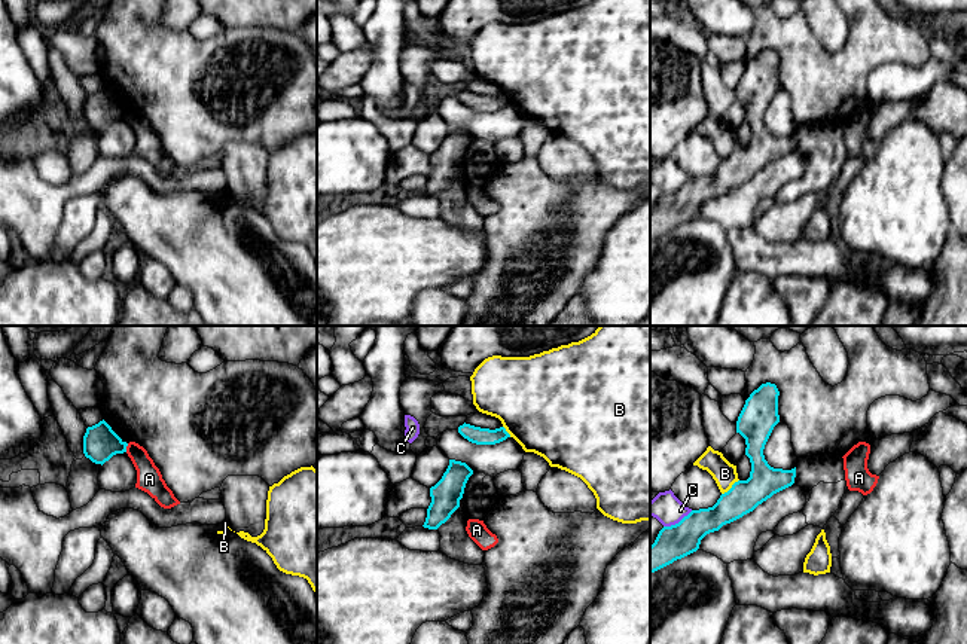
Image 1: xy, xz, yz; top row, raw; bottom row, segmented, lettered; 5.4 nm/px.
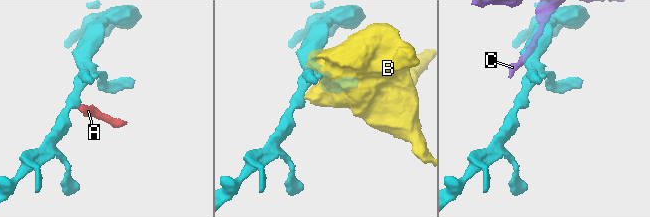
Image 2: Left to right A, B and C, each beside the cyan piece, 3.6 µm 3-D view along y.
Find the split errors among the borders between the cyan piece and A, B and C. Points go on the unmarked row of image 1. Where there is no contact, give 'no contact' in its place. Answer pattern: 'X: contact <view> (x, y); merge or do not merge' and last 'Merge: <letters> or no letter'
A: contact xy (125, 115); do not merge
B: contact yz (731, 155); do not merge
C: contact yz (679, 189); do not merge
Merge: no letter

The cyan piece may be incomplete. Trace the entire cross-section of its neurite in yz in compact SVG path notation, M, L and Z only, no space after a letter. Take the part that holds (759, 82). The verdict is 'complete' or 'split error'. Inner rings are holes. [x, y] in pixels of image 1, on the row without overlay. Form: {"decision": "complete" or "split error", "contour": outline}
{"decision": "complete", "contour": "M762 51L745 67L738 83L736 100L745 106L745 122L751 129L750 144L735 149L713 174L692 177L678 190L664 193L650 213L650 239L696 219L707 201L753 178L774 161L794 150L796 134L774 135L763 122L765 112L780 89L778 62L775 51Z"}

